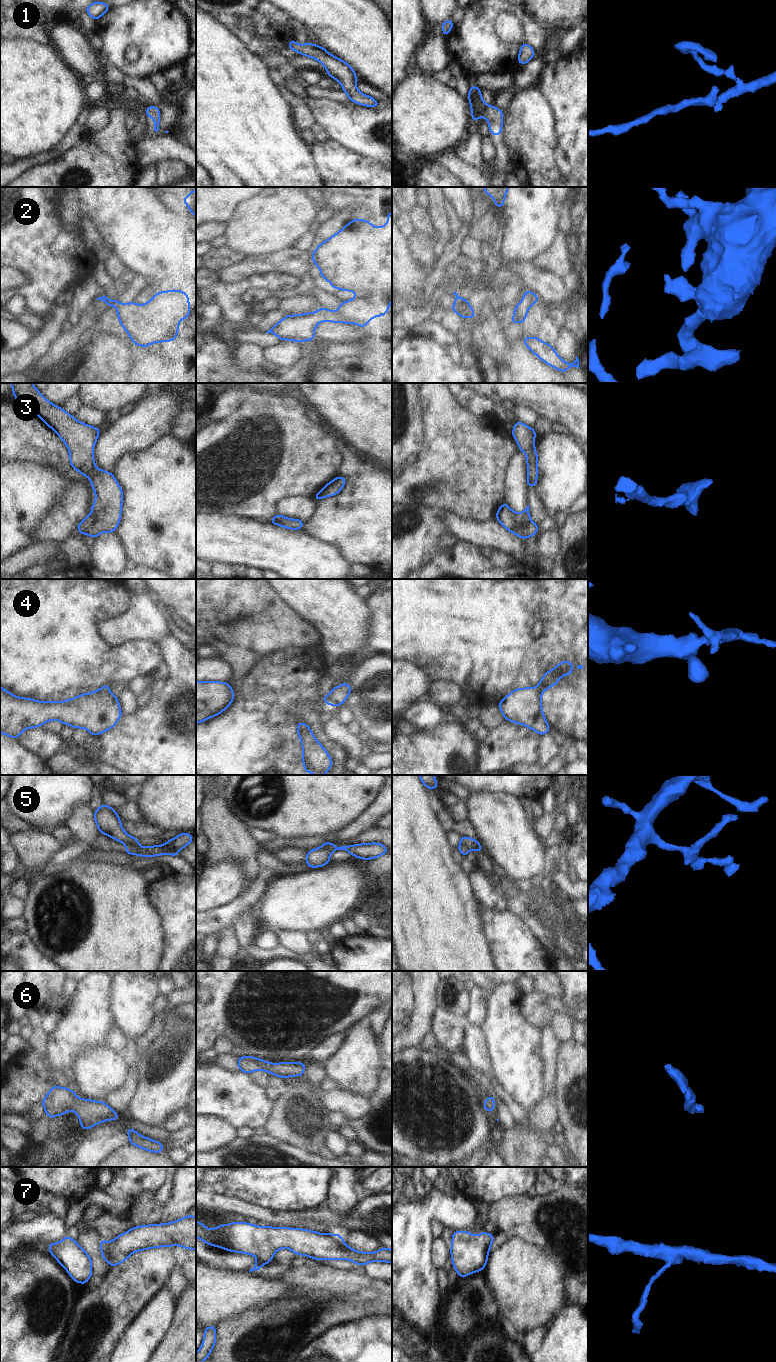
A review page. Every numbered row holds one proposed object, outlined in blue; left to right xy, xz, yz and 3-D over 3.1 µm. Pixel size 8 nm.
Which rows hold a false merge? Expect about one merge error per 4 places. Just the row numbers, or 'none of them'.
5

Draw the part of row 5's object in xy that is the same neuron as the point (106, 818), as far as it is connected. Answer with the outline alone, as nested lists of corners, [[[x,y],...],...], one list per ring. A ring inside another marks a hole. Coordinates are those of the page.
[[[102,804],[94,812],[94,820],[98,826],[100,834],[106,834],[125,845],[138,846],[138,838],[133,838],[125,832],[120,824],[121,819],[118,817],[115,809]]]

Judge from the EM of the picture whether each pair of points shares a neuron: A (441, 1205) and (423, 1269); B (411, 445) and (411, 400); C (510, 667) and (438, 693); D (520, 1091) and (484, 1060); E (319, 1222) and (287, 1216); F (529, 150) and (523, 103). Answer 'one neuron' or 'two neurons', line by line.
A: one neuron
B: one neuron
C: two neurons
D: two neurons
E: one neuron
F: one neuron

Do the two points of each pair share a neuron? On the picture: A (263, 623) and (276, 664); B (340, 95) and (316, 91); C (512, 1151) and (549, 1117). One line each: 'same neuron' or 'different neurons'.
A: different neurons
B: same neuron
C: same neuron

